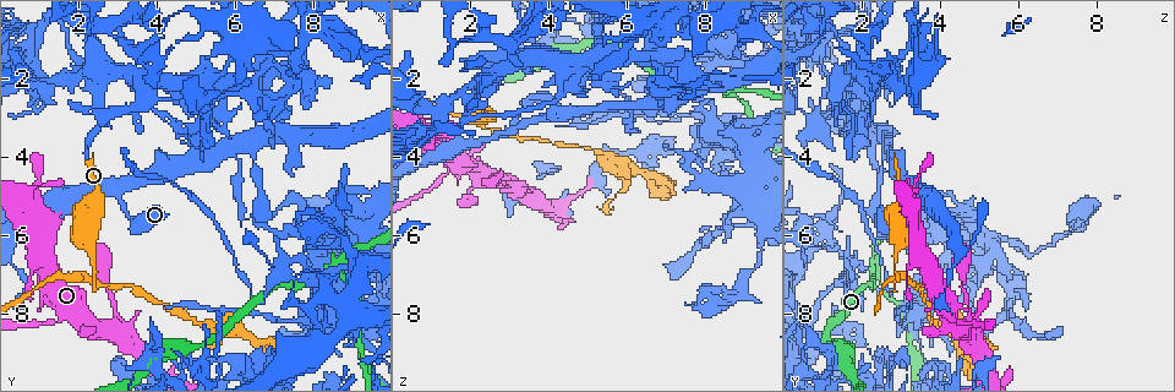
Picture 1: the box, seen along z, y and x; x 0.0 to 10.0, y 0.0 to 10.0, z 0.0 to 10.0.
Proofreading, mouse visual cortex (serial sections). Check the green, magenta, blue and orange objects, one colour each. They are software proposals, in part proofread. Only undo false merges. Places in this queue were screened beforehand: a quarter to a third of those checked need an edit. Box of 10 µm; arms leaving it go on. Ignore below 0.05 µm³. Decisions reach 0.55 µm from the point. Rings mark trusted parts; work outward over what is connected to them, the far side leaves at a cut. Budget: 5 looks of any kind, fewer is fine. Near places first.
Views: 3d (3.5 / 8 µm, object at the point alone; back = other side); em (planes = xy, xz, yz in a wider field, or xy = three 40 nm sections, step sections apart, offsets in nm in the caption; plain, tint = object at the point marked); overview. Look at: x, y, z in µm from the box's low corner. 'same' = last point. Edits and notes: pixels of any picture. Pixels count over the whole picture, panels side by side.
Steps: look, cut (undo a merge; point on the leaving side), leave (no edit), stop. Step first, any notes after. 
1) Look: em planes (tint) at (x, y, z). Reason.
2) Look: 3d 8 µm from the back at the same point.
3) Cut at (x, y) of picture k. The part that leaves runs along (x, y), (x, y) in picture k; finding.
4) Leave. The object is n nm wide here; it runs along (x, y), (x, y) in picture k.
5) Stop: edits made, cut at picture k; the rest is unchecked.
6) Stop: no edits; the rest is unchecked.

Look: 3d 3.5 µm at (2.10, 7.05, 2.95).

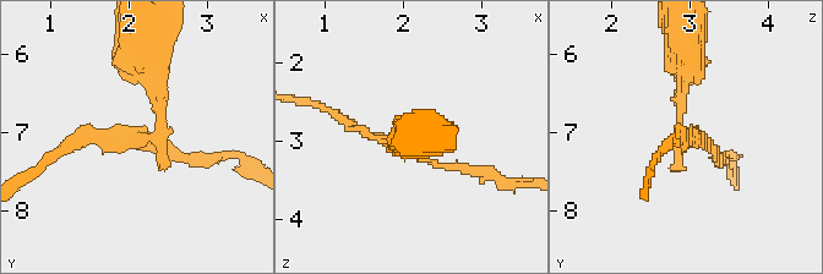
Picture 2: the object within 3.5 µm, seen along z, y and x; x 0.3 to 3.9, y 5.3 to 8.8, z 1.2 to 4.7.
Look: em xy step 3 (tint) at (2.10, 7.10, 2.95).

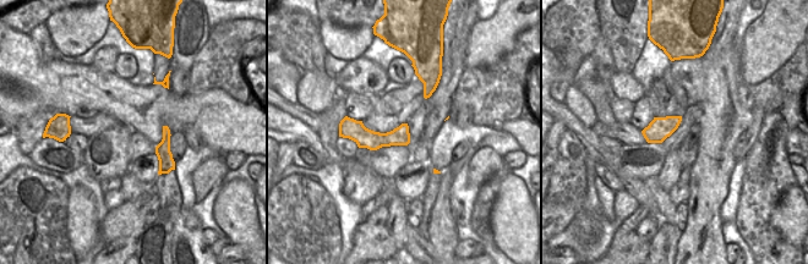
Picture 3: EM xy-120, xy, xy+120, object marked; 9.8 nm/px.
Cut at (175, 155) of picture 2. A second cell is stuck on.

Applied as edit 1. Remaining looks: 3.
Look: overview.

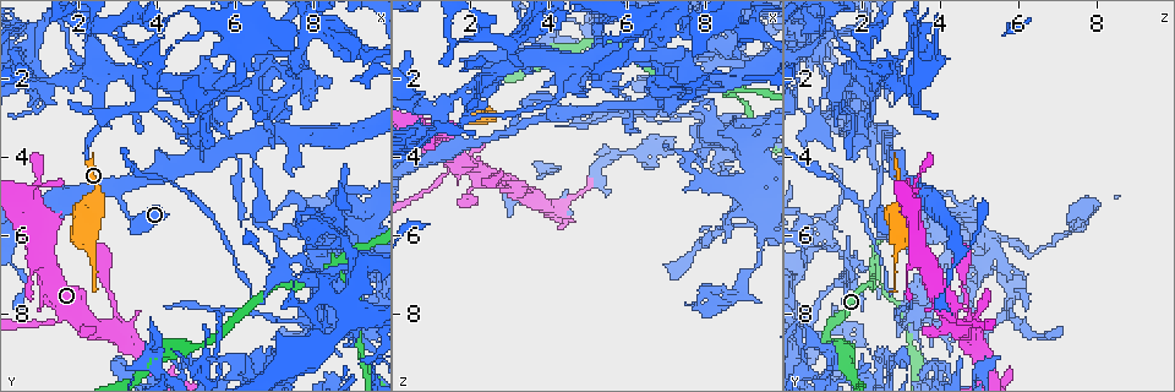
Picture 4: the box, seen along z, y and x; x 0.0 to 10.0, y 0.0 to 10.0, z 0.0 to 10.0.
Look: 3d 3.5 µm at (2.95, 5.05, 3.40). Arms part here.

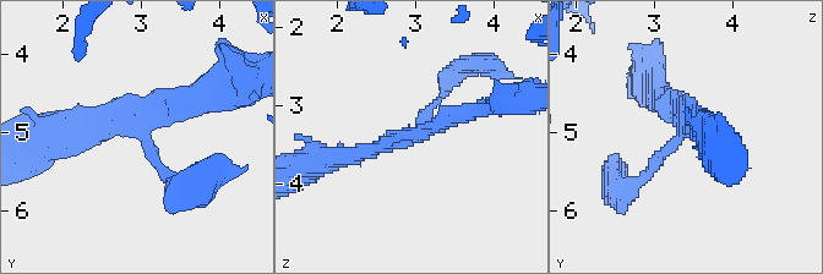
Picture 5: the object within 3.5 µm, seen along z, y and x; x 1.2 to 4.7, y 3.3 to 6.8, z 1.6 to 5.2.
Look: em xy step 3 (tint) at (2.95, 5.00, 3.35). 3 arms meet here; the arms are 150, 250, 250 nm wide.

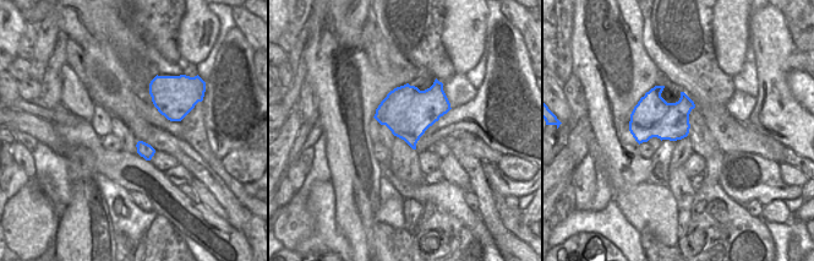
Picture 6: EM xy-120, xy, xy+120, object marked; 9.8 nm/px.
Leave. It runs along (631, 186), (683, 130), (659, 100) in picture 5; continuous, no second cell.

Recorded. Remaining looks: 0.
Stop: edits made, cut at picture 2; the rest is unchecked.

